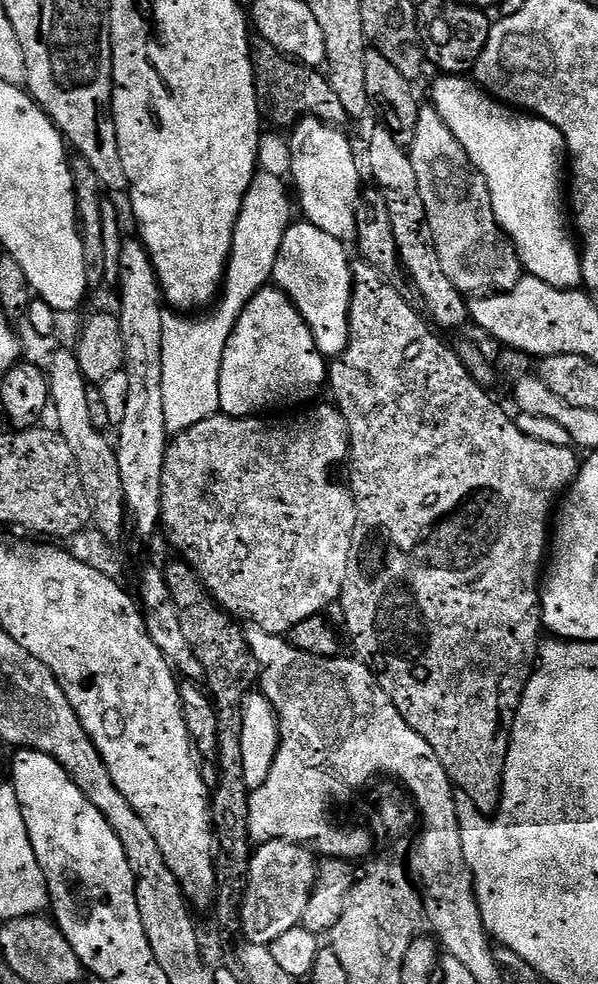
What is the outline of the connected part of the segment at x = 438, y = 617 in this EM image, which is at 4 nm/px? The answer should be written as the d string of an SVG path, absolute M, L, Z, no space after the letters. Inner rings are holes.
M356 262L356 263L353 263L353 265L352 265L352 309L351 309L351 310L350 310L350 338L349 338L349 340L348 340L348 345L347 345L347 346L346 346L346 350L345 350L345 351L344 351L344 352L343 352L343 354L341 354L341 355L340 355L340 356L338 356L338 357L335 357L335 359L333 359L333 360L332 360L332 361L331 361L331 364L330 364L330 367L329 367L329 369L328 369L328 384L329 384L329 385L330 385L330 392L331 392L331 388L332 388L332 396L333 396L333 398L332 398L332 397L331 397L331 399L332 399L332 400L333 400L333 401L334 401L334 404L335 404L335 407L337 407L337 408L339 408L339 410L340 410L340 413L342 413L342 415L343 415L343 416L344 416L344 420L345 420L345 422L346 422L346 423L348 423L348 460L349 460L349 461L350 461L350 465L351 465L351 464L352 464L352 481L350 481L350 487L351 487L351 489L352 489L352 497L354 497L354 498L355 498L355 500L356 500L356 525L355 525L355 526L354 526L354 538L353 538L353 539L352 539L352 545L351 545L351 546L350 546L350 562L346 562L346 582L345 582L345 583L344 583L344 585L343 585L343 586L342 586L342 590L341 590L341 591L340 591L340 599L339 599L339 601L338 601L338 608L341 608L341 610L342 610L342 611L344 611L344 628L345 628L345 629L344 629L344 628L343 628L343 631L344 631L344 632L345 632L345 633L346 633L346 636L347 636L347 632L346 632L346 631L348 631L348 636L349 636L349 638L350 638L350 639L352 639L352 648L353 648L353 650L354 650L354 651L356 651L356 652L353 652L353 653L355 653L355 655L356 655L356 656L357 656L357 657L359 657L359 659L361 659L361 660L363 660L363 661L365 661L365 662L370 662L370 667L371 667L371 669L372 669L372 671L373 671L373 672L375 672L375 674L376 674L376 677L377 677L377 678L378 678L378 682L379 682L379 683L380 683L380 685L381 685L381 686L382 686L382 690L386 690L386 694L390 694L390 702L394 702L394 706L398 706L398 714L402 714L402 718L406 718L406 722L407 722L407 723L408 723L408 725L409 725L409 726L410 726L410 727L412 727L412 728L413 728L413 729L414 729L414 730L415 730L415 732L417 732L417 733L418 733L418 734L422 734L422 738L426 738L426 742L430 742L430 747L432 747L432 748L433 748L433 750L434 750L434 754L435 754L435 755L436 755L436 757L437 757L437 758L438 758L438 762L442 762L442 766L443 766L443 767L444 767L444 769L445 769L445 770L446 770L446 774L447 774L447 775L448 775L448 777L449 777L449 778L450 778L450 779L452 779L452 783L453 783L453 785L455 785L455 787L456 787L456 788L457 788L457 789L459 789L459 791L461 791L461 792L464 792L464 793L465 793L465 794L466 794L466 798L470 798L470 802L474 802L474 806L475 806L475 807L476 807L476 808L477 808L477 809L478 809L478 811L479 811L479 812L482 812L482 813L485 813L485 814L494 814L494 813L495 813L495 812L496 812L496 811L497 811L497 810L498 810L498 809L499 809L499 808L500 808L500 799L501 799L501 798L502 798L502 790L503 790L503 789L504 789L504 771L505 771L505 770L506 770L506 758L507 758L507 757L508 757L508 747L509 747L509 746L510 746L510 742L511 742L511 741L512 741L512 727L513 727L513 726L514 726L514 722L515 722L515 721L516 721L516 711L517 711L517 710L518 710L518 706L519 706L519 705L520 705L520 703L521 703L521 702L522 702L522 694L523 694L523 693L524 693L524 691L525 691L525 690L526 690L526 686L527 686L527 685L528 685L528 679L530 679L530 677L531 677L531 676L532 676L532 669L533 669L533 668L535 668L535 666L536 666L536 662L537 662L537 659L538 659L538 653L539 653L539 651L540 651L540 649L541 649L541 647L542 647L542 639L541 639L541 640L540 640L540 632L541 632L541 633L542 633L542 621L541 621L541 618L540 618L540 590L541 590L541 587L542 587L542 571L541 571L541 572L540 572L540 563L542 563L542 562L543 562L543 560L544 560L544 563L545 563L545 560L546 560L546 553L547 553L547 552L548 552L548 551L549 551L549 548L550 548L550 521L551 521L551 520L552 520L552 519L553 519L553 516L554 516L554 509L555 509L555 508L556 508L556 507L557 507L557 504L558 504L558 501L559 501L559 500L560 500L560 499L561 499L561 496L562 496L562 493L563 493L563 492L564 492L564 491L565 491L565 489L567 489L567 488L568 488L568 487L569 487L569 485L571 485L571 483L572 483L572 481L573 481L573 480L575 480L575 479L576 479L576 474L577 474L577 472L579 472L579 470L580 470L580 465L581 465L581 461L580 461L580 460L579 460L579 459L577 459L577 460L576 460L576 456L575 456L575 454L576 454L576 455L577 455L577 453L576 453L576 452L575 452L575 451L573 451L573 449L572 449L572 448L567 448L567 447L566 447L566 446L550 446L550 445L549 445L549 443L547 443L547 442L538 442L538 441L537 441L537 440L535 440L535 438L526 438L526 434L522 434L522 430L518 430L518 426L517 426L517 425L516 425L516 421L515 421L515 419L513 419L513 417L512 417L512 416L511 416L511 415L510 415L510 416L509 416L509 417L508 417L508 416L507 416L507 414L506 414L506 413L504 413L504 412L503 412L503 410L502 410L502 409L500 409L500 408L499 408L499 406L498 406L498 405L496 405L496 404L495 404L495 402L494 402L494 401L492 401L492 400L491 400L491 398L490 398L490 397L488 397L488 395L490 395L490 392L489 392L489 389L487 389L487 388L484 388L484 387L483 387L483 386L481 386L481 385L480 385L480 384L479 384L479 383L478 383L478 382L474 382L474 378L473 378L473 377L472 377L472 376L471 376L471 374L470 374L470 373L469 373L469 372L468 372L468 371L467 371L467 370L466 370L466 366L462 366L462 362L461 362L461 361L460 361L460 360L459 360L459 359L458 359L458 357L456 357L456 354L455 354L455 351L453 351L453 349L452 349L452 348L451 348L451 347L449 347L449 345L448 345L448 348L447 348L447 346L446 346L446 345L444 345L444 344L443 344L443 342L442 342L442 341L440 341L440 340L439 340L439 338L438 338L438 337L436 337L436 336L435 336L435 334L436 334L436 335L437 335L437 333L436 333L436 332L435 332L435 331L433 331L433 329L432 329L432 328L431 328L431 327L430 327L430 324L429 324L429 321L428 321L428 320L427 320L427 319L425 319L425 317L424 317L424 316L423 316L423 315L421 315L421 316L422 316L422 317L420 317L420 316L419 316L419 314L418 314L418 313L416 313L416 312L415 312L415 310L414 310L414 309L412 309L412 308L411 308L411 306L410 306L410 305L408 305L408 300L407 300L407 298L406 298L406 297L404 297L404 296L403 296L403 294L402 294L402 293L400 293L400 292L399 292L399 290L398 290L398 289L396 289L396 288L395 288L395 286L394 286L394 285L392 285L392 284L395 284L395 283L393 283L393 281L392 281L392 280L391 280L391 279L388 279L388 278L385 278L385 277L384 277L384 275L383 275L383 274L382 274L382 273L380 273L380 271L378 271L378 270L377 270L377 268L375 268L375 267L374 267L374 266L370 266L370 265L369 265L369 264L366 264L366 263L363 263L363 262Z

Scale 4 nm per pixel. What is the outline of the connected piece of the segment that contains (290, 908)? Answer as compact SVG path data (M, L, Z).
M271 840L259 845L252 853L252 865L248 871L248 889L242 906L242 930L244 938L250 944L270 945L274 938L294 930L304 919L306 906L312 897L312 888L316 885L318 860L303 844L291 844L285 840Z

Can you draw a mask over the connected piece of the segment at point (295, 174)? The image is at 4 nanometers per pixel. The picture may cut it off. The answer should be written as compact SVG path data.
M317 116L304 117L291 129L288 160L292 163L291 183L298 197L299 211L300 208L304 211L303 219L318 226L318 230L326 230L330 238L352 242L356 239L356 207L362 195L362 168L356 165L356 152L347 134L340 131L344 130Z

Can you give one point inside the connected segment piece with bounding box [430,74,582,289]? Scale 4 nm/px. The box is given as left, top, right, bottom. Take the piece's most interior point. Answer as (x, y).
(520, 155)

